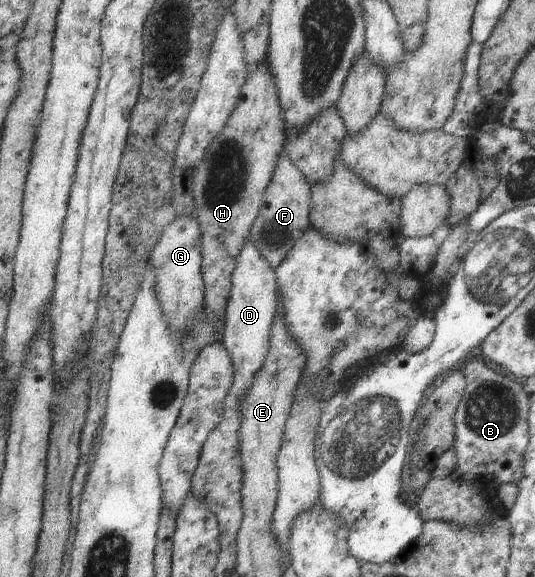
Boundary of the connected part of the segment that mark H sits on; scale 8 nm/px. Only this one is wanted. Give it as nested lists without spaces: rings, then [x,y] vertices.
[[[266,60],[258,70],[248,75],[246,85],[242,87],[242,97],[238,106],[231,114],[227,127],[213,142],[206,158],[197,164],[194,177],[193,197],[196,203],[196,220],[202,229],[203,275],[205,282],[205,305],[211,316],[225,318],[230,302],[232,275],[234,274],[238,257],[250,237],[251,228],[259,217],[266,201],[266,189],[274,178],[276,167],[284,154],[286,143],[285,112],[278,94],[278,85],[274,73]]]

